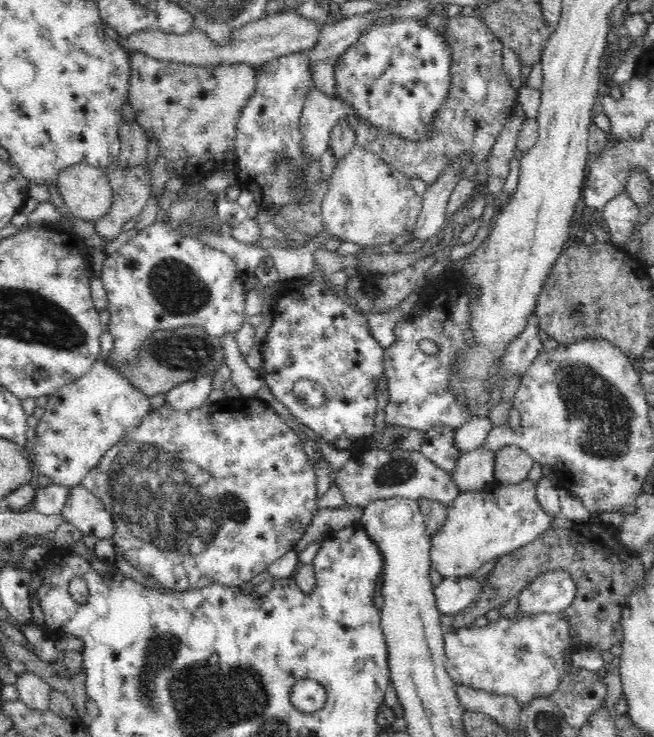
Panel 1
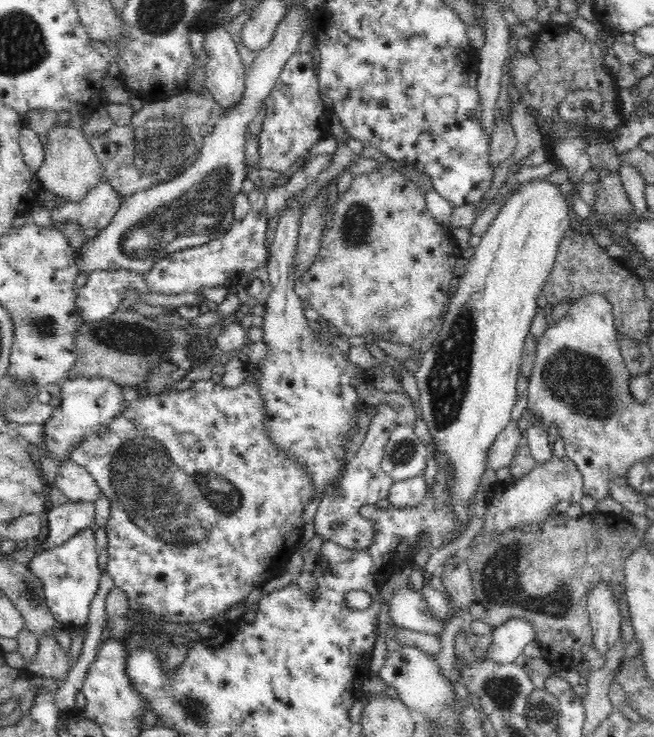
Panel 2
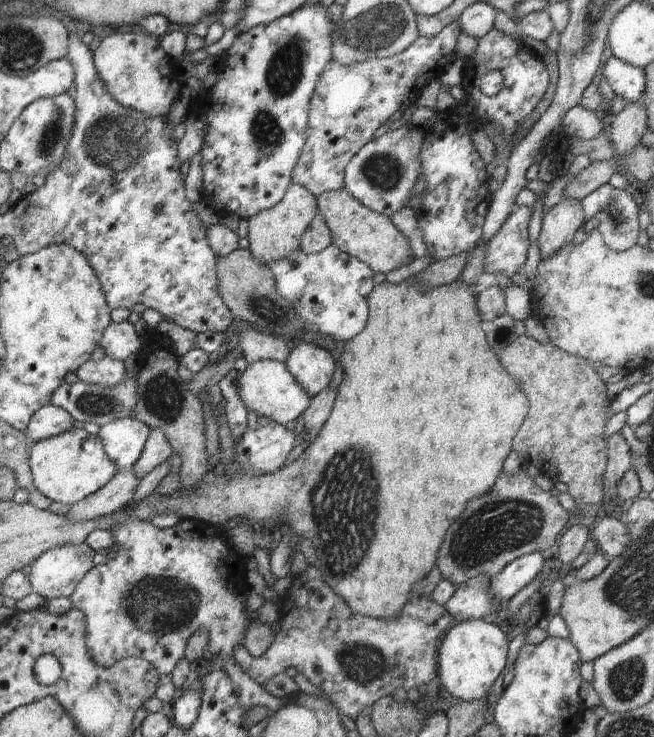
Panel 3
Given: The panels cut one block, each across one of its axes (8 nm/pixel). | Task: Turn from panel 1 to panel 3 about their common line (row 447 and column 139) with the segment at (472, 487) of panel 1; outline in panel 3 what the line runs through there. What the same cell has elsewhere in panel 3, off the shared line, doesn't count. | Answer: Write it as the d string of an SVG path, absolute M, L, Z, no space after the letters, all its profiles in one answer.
M118 470L106 486L73 504L67 516L72 522L82 522L113 514L131 502L140 481L134 470Z

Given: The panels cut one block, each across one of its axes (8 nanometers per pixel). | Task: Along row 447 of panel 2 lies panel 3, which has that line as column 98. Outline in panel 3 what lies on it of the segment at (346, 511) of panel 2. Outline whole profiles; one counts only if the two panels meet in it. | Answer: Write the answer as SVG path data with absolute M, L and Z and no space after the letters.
M105 356L101 360L91 358L88 362L84 362L76 370L76 375L82 382L104 388L104 386L118 386L120 382L124 382L126 372L124 362Z

